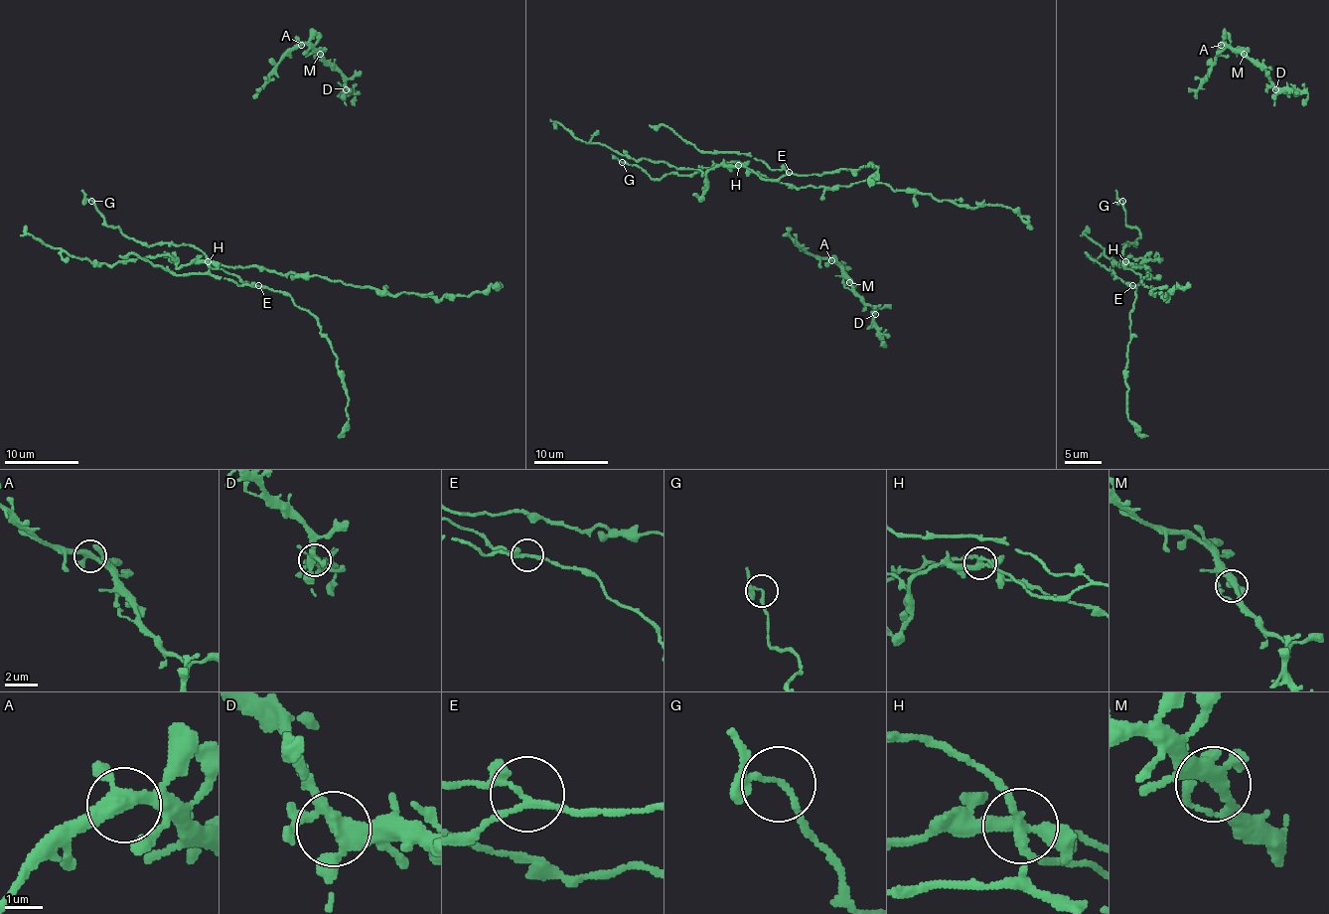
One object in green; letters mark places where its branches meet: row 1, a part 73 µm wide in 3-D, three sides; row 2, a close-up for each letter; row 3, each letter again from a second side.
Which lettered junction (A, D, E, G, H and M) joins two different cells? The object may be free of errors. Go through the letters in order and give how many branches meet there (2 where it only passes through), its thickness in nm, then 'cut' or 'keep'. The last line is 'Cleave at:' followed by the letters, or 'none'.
A: 4 | 300 nm | keep
D: 4 | 320 nm | keep
E: 4 | 170 nm | keep
G: 2 | 140 nm | keep
H: 4 | 320 nm | cut
M: 3 | 320 nm | keep
Cleave at: H

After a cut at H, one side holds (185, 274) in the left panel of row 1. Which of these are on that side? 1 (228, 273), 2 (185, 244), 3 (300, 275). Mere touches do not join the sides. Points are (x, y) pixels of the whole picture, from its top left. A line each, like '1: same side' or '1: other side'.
1: same side
2: same side
3: other side

